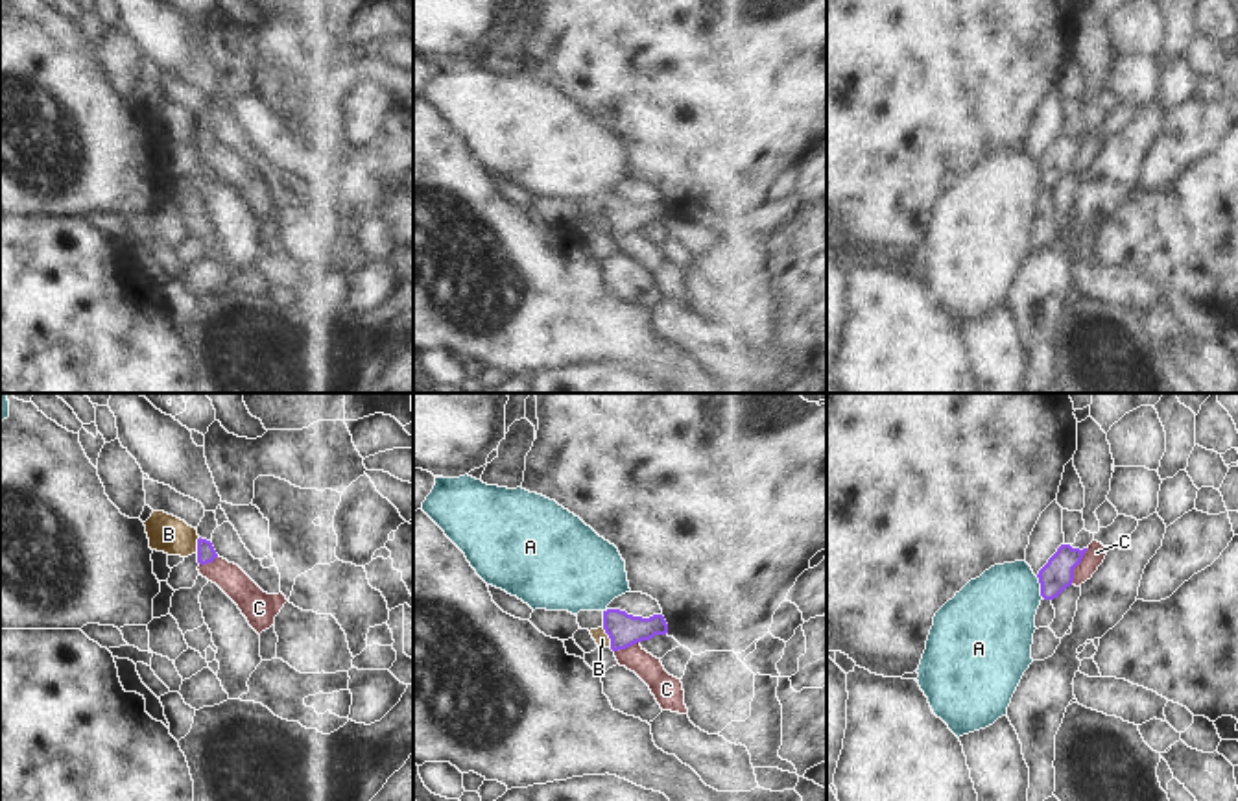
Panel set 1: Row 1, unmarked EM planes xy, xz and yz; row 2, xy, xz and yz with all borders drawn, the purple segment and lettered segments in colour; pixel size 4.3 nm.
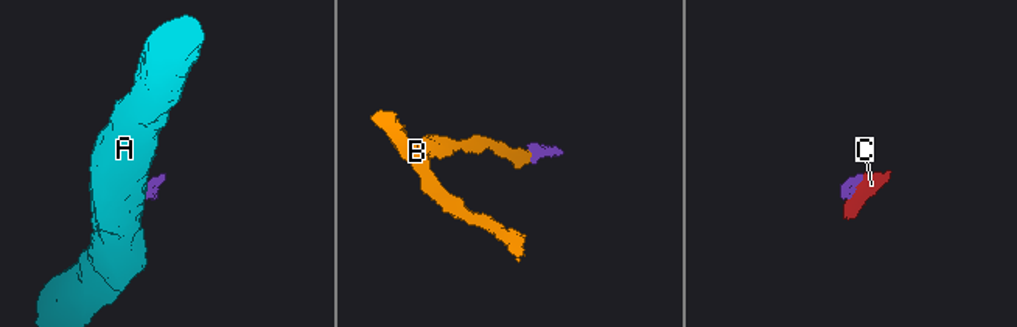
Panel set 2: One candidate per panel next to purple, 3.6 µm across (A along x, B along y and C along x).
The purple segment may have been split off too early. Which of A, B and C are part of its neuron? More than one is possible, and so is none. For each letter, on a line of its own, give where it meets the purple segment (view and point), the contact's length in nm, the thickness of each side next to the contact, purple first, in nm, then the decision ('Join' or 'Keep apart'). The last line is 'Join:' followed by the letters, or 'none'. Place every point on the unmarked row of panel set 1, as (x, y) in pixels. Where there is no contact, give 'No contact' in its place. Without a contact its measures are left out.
A: Touches purple at yz (1041, 174). Shared border 100 nm. Thickness 140 nm (purple) against 360 nm. Keep apart
B: Touches purple at xz (609, 224). Shared border 100 nm. Thickness 150 nm (purple) against 60 nm. Keep apart
C: Touches purple at yz (1076, 152). Shared border 180 nm. Thickness 140 nm (purple) against 90 nm. Keep apart
Join: none.

